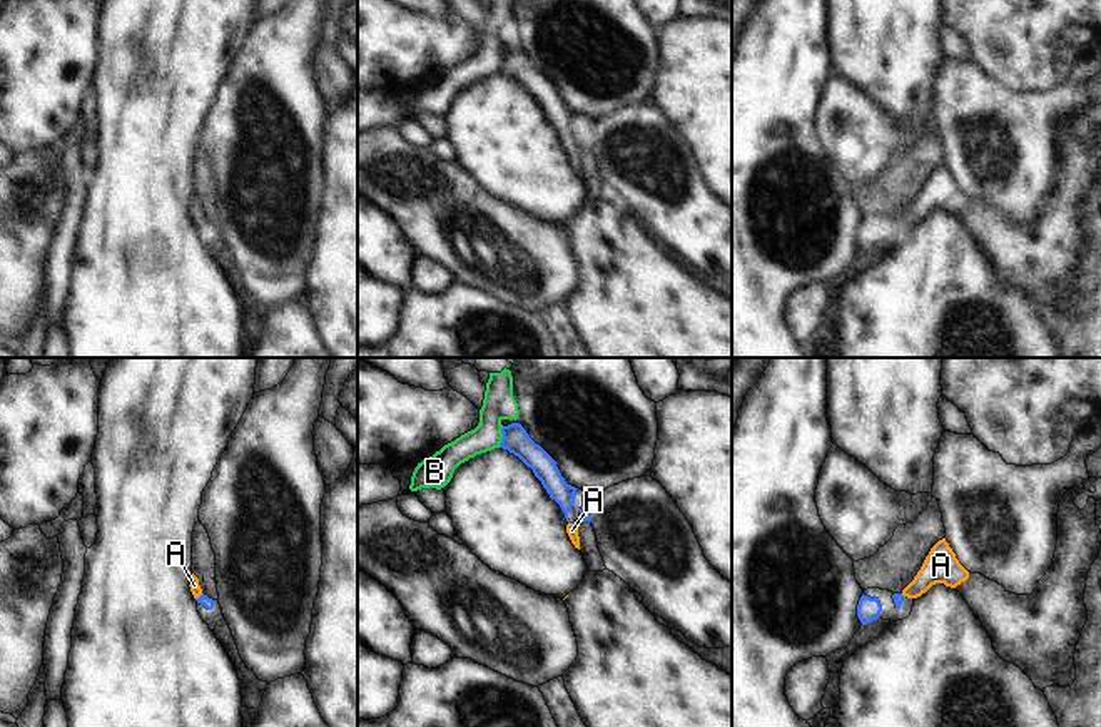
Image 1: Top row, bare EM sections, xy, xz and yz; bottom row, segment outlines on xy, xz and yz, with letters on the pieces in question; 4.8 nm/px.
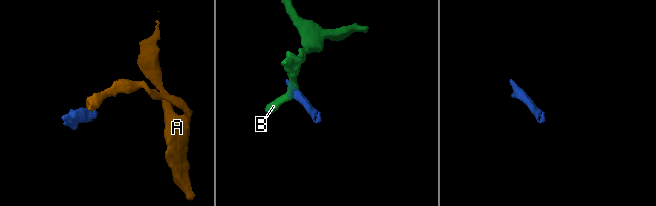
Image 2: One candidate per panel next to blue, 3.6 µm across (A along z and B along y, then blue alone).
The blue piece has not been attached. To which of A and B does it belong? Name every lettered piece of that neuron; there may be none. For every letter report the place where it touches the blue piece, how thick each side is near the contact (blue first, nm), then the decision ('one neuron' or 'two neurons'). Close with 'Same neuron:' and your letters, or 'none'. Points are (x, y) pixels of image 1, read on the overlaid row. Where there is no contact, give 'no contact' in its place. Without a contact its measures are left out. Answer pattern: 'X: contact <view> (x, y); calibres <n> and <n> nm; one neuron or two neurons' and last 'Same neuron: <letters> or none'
A: contact xy (201, 595); calibres 50 and 50 nm; one neuron
B: contact xz (503, 437); calibres 130 and 150 nm; two neurons
Same neuron: A

